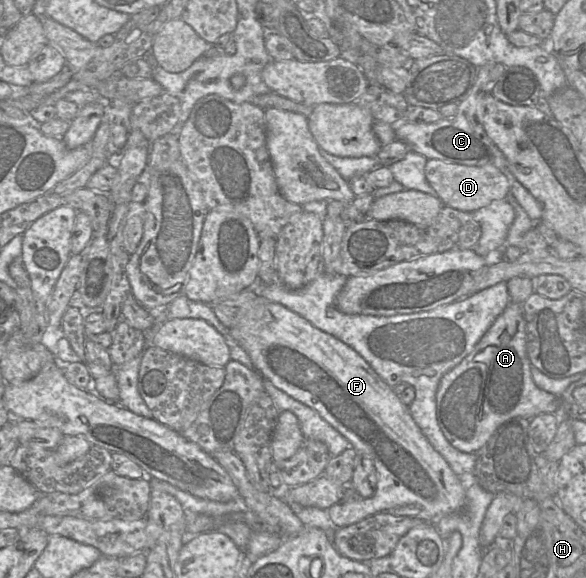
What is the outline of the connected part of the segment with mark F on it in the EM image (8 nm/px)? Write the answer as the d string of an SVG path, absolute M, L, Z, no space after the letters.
M257 296L250 303L245 303L242 308L244 309L244 316L233 328L229 329L230 338L233 342L238 343L248 353L250 359L252 360L253 368L264 378L264 380L269 380L276 388L316 410L324 420L326 420L346 439L348 439L358 453L368 456L374 463L377 471L377 487L373 496L368 498L342 500L341 502L326 509L327 514L335 527L339 528L347 526L359 522L371 515L380 512L387 512L401 506L418 506L428 515L428 517L443 517L444 515L454 513L463 507L465 502L466 482L468 482L467 478L463 479L451 470L445 459L437 451L435 451L424 434L421 432L420 428L413 420L408 406L400 400L399 395L393 391L393 388L373 370L373 368L359 353L331 334L318 329L308 320L290 310L286 306L270 301L264 297Z

